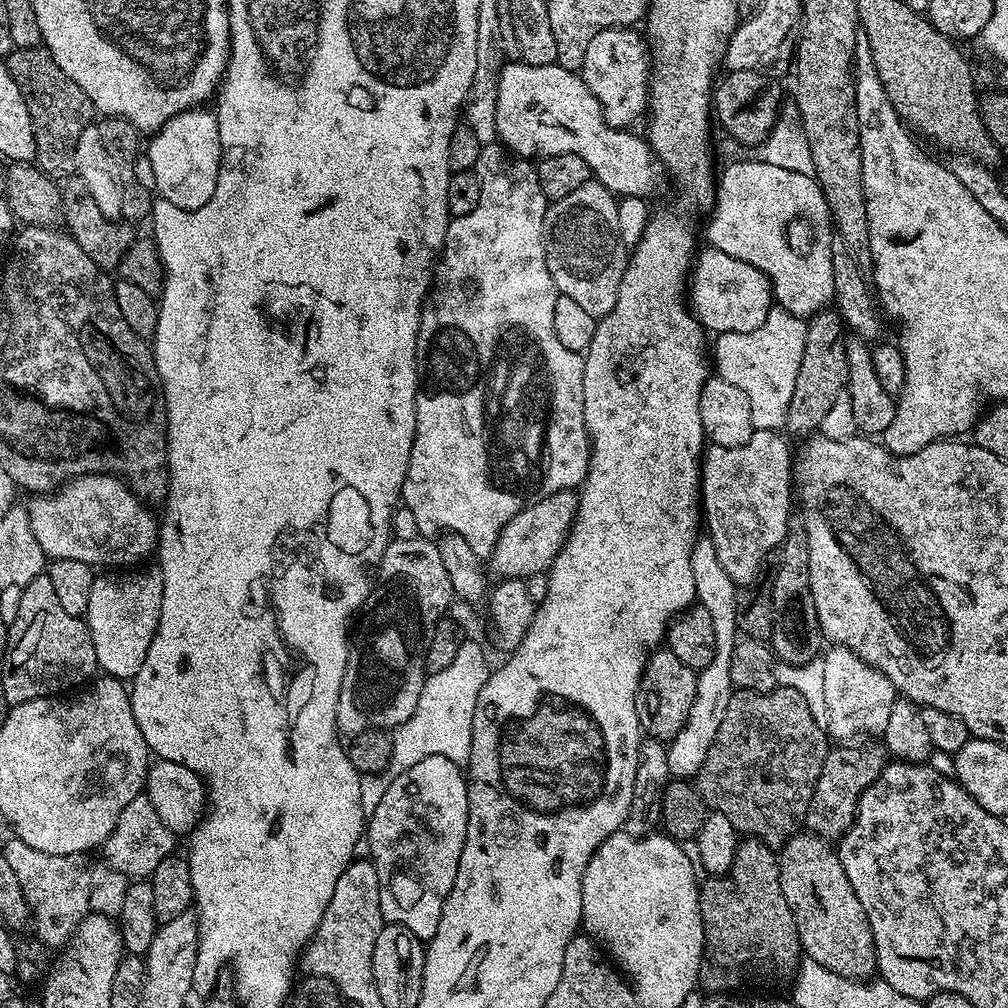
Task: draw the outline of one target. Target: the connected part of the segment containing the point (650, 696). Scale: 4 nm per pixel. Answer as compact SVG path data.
M656 650L649 655L636 691L636 713L641 729L651 739L668 742L684 729L696 697L696 678L693 668L686 666L686 662L678 662L672 652Z

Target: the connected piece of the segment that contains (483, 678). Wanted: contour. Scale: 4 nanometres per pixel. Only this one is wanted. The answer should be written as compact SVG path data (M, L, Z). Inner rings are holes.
M462 643L454 662L438 673L429 675L422 686L418 706L408 721L391 733L392 753L386 772L389 777L410 770L422 758L441 756L450 758L450 762L467 765L472 745L472 727L474 726L474 706L478 706L478 694L488 680L488 656L480 644Z

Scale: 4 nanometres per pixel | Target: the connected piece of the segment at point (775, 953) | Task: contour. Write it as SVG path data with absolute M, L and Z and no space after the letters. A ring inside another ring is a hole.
M744 838L737 843L734 862L720 876L708 876L700 884L700 913L704 927L704 960L700 963L699 987L708 994L740 990L744 980L791 981L800 967L800 935L790 902L782 894L780 862L766 842Z

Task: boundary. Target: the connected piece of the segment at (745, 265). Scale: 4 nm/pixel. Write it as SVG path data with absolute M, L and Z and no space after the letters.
M711 246L705 249L695 257L690 273L690 308L701 328L712 334L758 330L774 307L768 276L742 258L730 258Z

